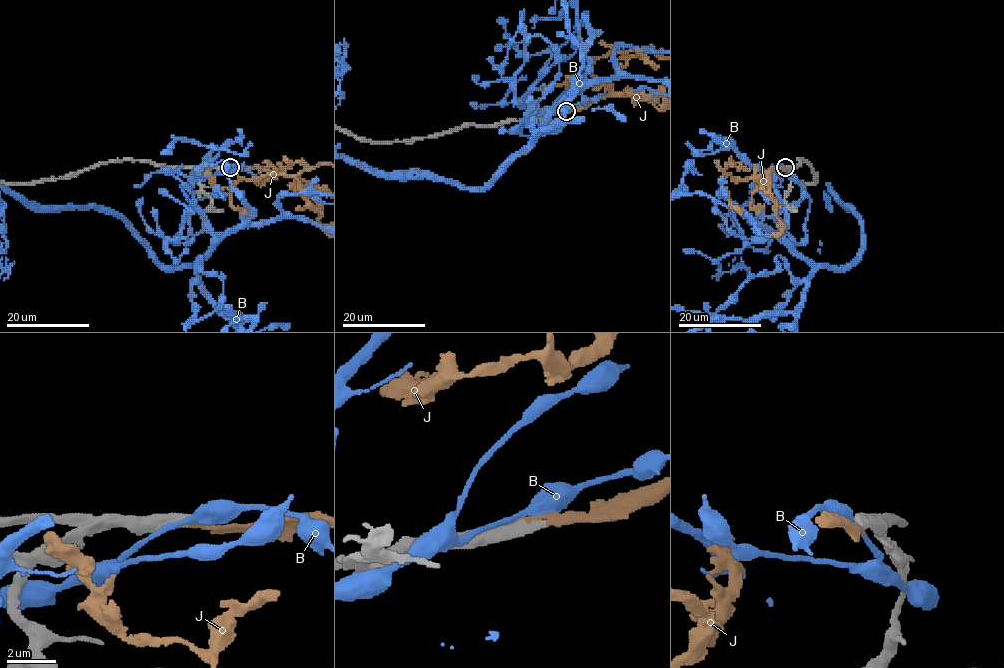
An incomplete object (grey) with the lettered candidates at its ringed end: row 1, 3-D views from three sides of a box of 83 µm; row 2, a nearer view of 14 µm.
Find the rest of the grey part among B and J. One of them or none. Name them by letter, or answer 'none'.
none

